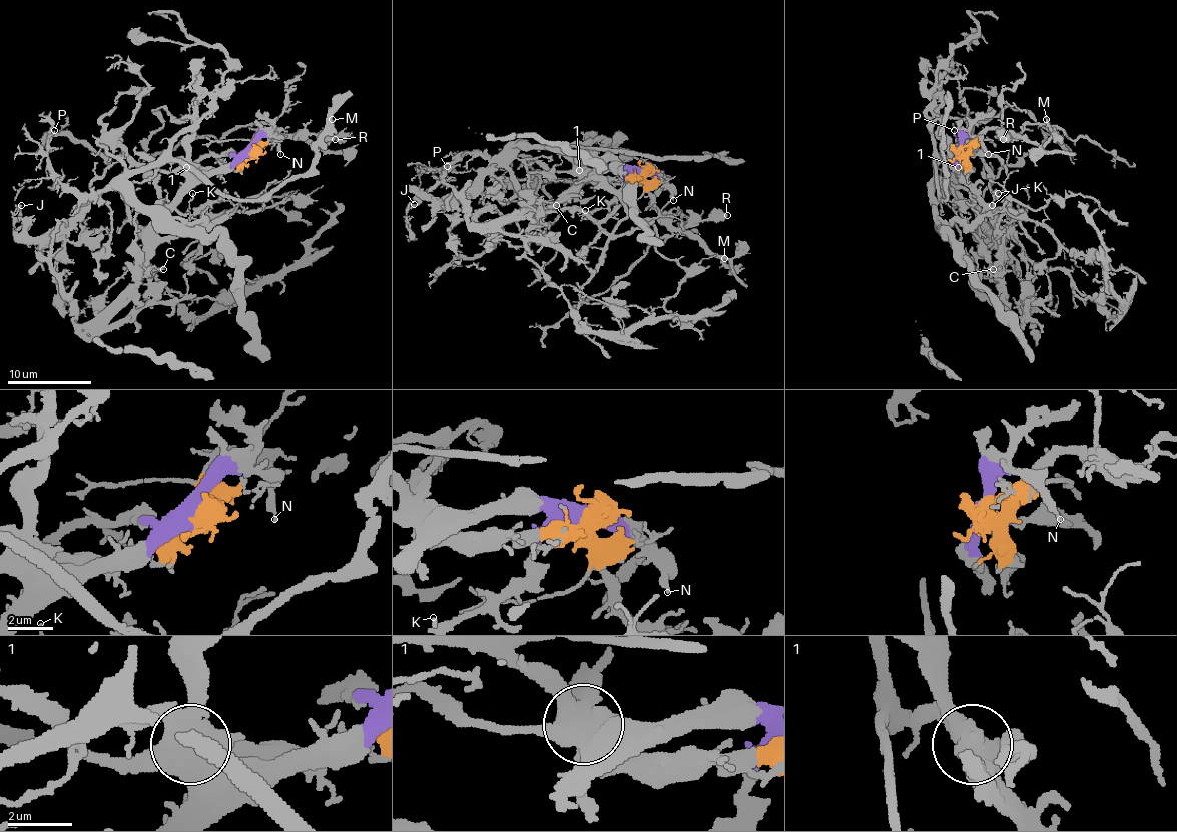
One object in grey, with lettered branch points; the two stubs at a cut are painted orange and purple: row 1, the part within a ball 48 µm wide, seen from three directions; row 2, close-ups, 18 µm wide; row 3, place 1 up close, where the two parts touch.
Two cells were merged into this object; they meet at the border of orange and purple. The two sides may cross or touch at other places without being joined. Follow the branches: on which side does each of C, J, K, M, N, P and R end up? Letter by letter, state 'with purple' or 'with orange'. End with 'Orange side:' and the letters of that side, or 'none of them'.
C: with purple
J: with orange
K: with purple
M: with orange
N: with purple
P: with orange
R: with orange
Orange side: J, M, P, R

